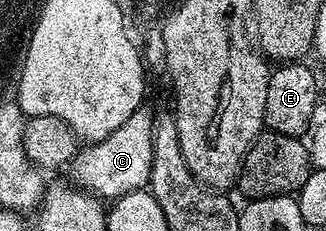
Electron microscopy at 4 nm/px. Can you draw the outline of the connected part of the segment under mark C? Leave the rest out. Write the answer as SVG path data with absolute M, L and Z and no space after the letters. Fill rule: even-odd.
M142 105L137 111L130 113L130 117L126 117L126 121L122 121L122 125L118 125L118 129L110 133L110 137L77 150L76 158L70 164L71 182L101 201L115 201L131 191L145 190L154 161L153 118L153 112L148 112L147 106Z

